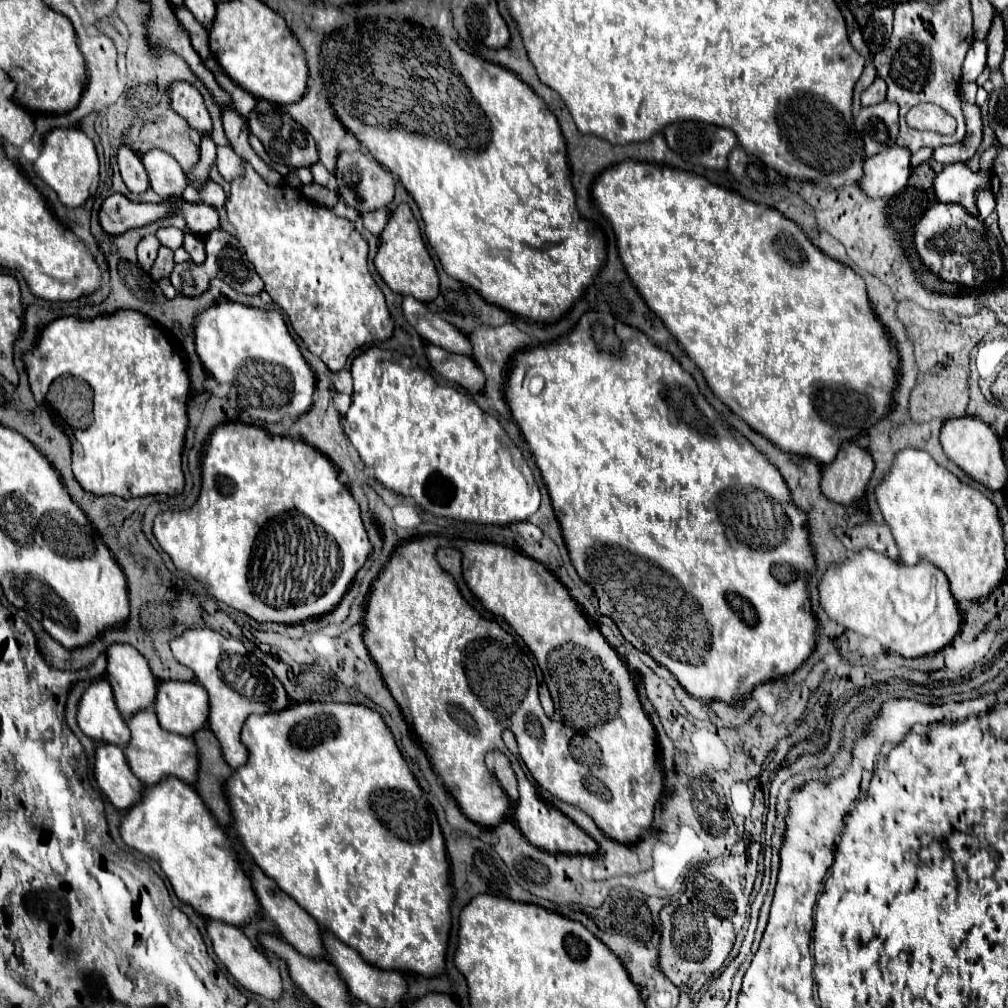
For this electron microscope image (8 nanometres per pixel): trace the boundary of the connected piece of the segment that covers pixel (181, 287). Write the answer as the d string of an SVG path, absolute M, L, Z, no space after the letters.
M175 264L169 278L175 290L183 296L199 296L209 288L209 276L203 266L197 264Z

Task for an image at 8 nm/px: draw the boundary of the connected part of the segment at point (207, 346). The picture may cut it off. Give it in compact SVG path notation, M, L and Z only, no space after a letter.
M221 302L211 306L207 312L199 314L195 320L195 346L197 354L205 366L205 370L217 382L229 382L231 392L229 400L237 408L249 412L255 420L263 422L281 422L283 418L299 418L311 406L313 388L315 388L315 374L311 372L309 364L301 356L299 346L295 344L293 336L287 330L283 316L275 310L263 310L253 306L243 306L237 302Z

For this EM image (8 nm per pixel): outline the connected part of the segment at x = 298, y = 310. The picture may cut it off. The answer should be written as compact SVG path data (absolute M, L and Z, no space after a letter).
M245 164L245 176L233 180L231 196L227 202L229 222L237 228L237 240L245 248L247 258L265 282L265 292L281 306L295 332L303 338L307 348L317 354L329 370L343 370L351 352L367 342L383 342L393 336L393 318L387 310L385 296L375 284L367 268L367 240L357 232L353 222L337 216L331 208L311 204L295 188L269 186L253 168Z

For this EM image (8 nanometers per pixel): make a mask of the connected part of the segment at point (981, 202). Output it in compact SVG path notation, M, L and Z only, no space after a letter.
M985 188L983 192L977 194L977 208L979 208L979 216L981 216L983 220L993 212L995 200L993 200L993 194L991 194L989 188Z

